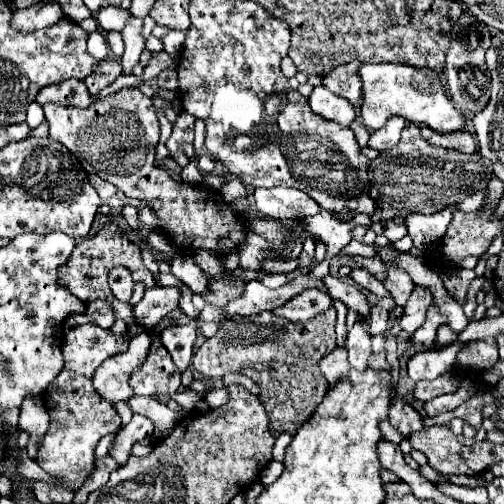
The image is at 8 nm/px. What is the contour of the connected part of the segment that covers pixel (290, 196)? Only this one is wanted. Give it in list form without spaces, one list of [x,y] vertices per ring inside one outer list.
[[[272,187],[272,189],[256,189],[254,203],[258,211],[262,211],[270,219],[288,221],[294,217],[310,217],[320,211],[318,203],[294,187]]]

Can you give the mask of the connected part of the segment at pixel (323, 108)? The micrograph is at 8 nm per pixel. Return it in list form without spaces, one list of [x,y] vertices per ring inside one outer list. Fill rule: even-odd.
[[[324,85],[314,87],[308,101],[310,101],[310,107],[316,115],[320,115],[328,121],[334,121],[342,127],[350,127],[350,123],[356,119],[356,111],[354,111],[352,103],[348,99],[342,99],[342,97],[334,95]]]

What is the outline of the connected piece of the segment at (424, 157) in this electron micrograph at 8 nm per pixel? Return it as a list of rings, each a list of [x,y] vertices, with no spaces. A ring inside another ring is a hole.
[[[416,125],[406,127],[398,145],[392,147],[390,153],[380,153],[372,163],[370,195],[376,199],[382,219],[408,217],[412,213],[438,213],[444,207],[458,203],[458,197],[486,187],[488,183],[484,183],[484,179],[490,177],[490,167],[478,153],[468,155],[456,149],[440,149],[436,145],[428,145]],[[378,165],[380,173],[374,173],[374,167]]]

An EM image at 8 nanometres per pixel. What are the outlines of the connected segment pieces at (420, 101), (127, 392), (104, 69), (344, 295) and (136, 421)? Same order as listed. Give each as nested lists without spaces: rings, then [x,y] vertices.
[[[364,63],[358,69],[358,75],[362,79],[360,115],[364,127],[368,127],[370,131],[380,129],[386,123],[386,119],[392,115],[400,115],[416,123],[418,127],[428,125],[438,133],[452,133],[464,127],[462,113],[452,105],[440,77],[432,71],[398,65],[398,63],[382,63],[382,65]]]
[[[130,347],[120,355],[112,355],[108,361],[100,365],[100,369],[96,369],[92,379],[94,389],[110,403],[130,399],[134,393],[128,385],[128,377],[134,371],[134,367],[140,367],[138,353],[130,351]]]
[[[106,57],[106,59],[100,59],[96,63],[96,69],[84,79],[90,95],[98,95],[104,87],[112,85],[116,81],[116,77],[122,73],[122,67],[120,67],[120,61],[116,57]]]
[[[326,275],[324,277],[324,285],[328,289],[328,295],[332,299],[340,299],[348,309],[356,311],[360,321],[368,321],[368,313],[370,313],[370,303],[368,299],[354,287],[352,281],[348,279],[340,279],[334,275]]]
[[[134,415],[132,421],[116,435],[116,441],[114,441],[114,447],[110,451],[110,455],[120,463],[120,465],[126,465],[128,457],[130,457],[130,449],[136,441],[142,441],[144,437],[152,435],[154,433],[154,421],[148,419],[148,417],[142,417],[142,415]]]

